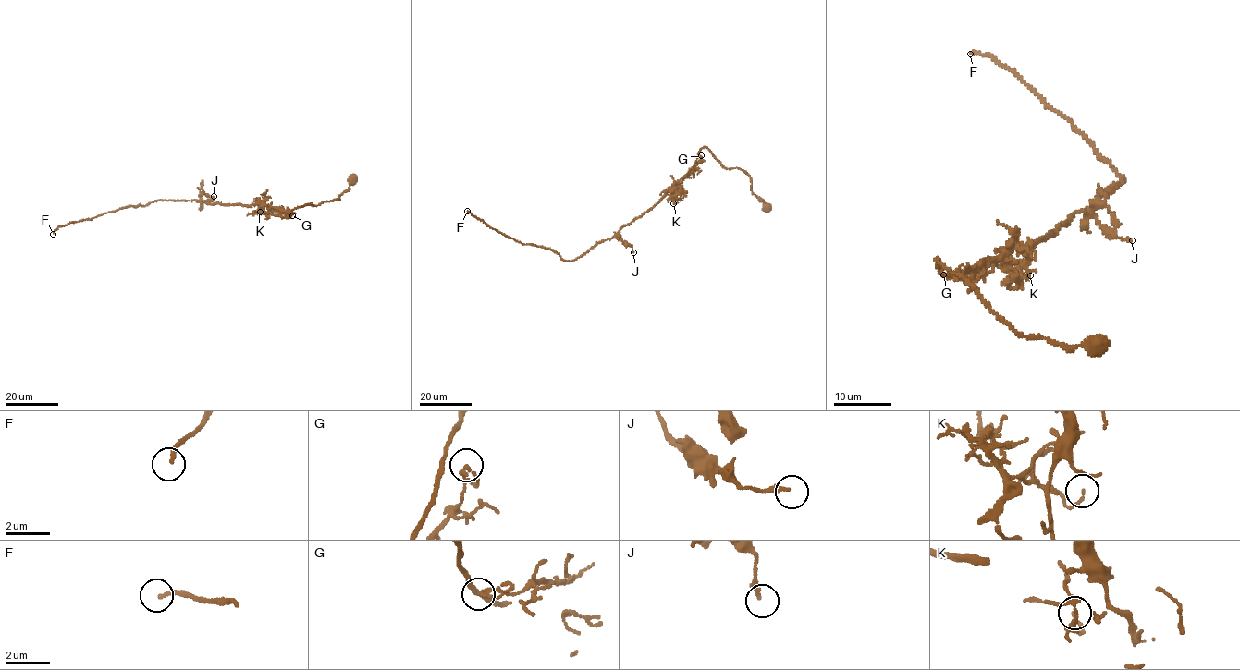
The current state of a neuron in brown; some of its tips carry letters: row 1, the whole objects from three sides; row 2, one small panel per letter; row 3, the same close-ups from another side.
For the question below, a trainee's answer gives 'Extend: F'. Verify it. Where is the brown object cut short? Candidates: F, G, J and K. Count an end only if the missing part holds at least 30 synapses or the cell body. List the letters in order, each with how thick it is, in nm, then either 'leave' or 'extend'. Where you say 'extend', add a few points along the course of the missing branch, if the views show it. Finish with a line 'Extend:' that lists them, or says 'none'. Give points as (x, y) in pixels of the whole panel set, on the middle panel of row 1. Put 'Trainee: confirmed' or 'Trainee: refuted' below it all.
F: calibre 170 nm; extend
G: calibre 110 nm; leave
J: calibre 160 nm; leave
K: calibre 110 nm; leave
Extend: F
Trainee: confirmed

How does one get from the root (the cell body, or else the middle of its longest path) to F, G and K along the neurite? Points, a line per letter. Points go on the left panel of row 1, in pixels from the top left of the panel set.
F: (351, 178), (339, 200), (296, 207), (287, 218), (264, 212), (255, 203), (160, 200), (70, 222), (53, 234)
G: (351, 178), (339, 200), (296, 207), (287, 218), (264, 212), (262, 206), (292, 215)
K: (351, 178), (348, 189), (338, 196), (339, 200), (296, 207), (287, 218), (263, 211), (260, 212)

